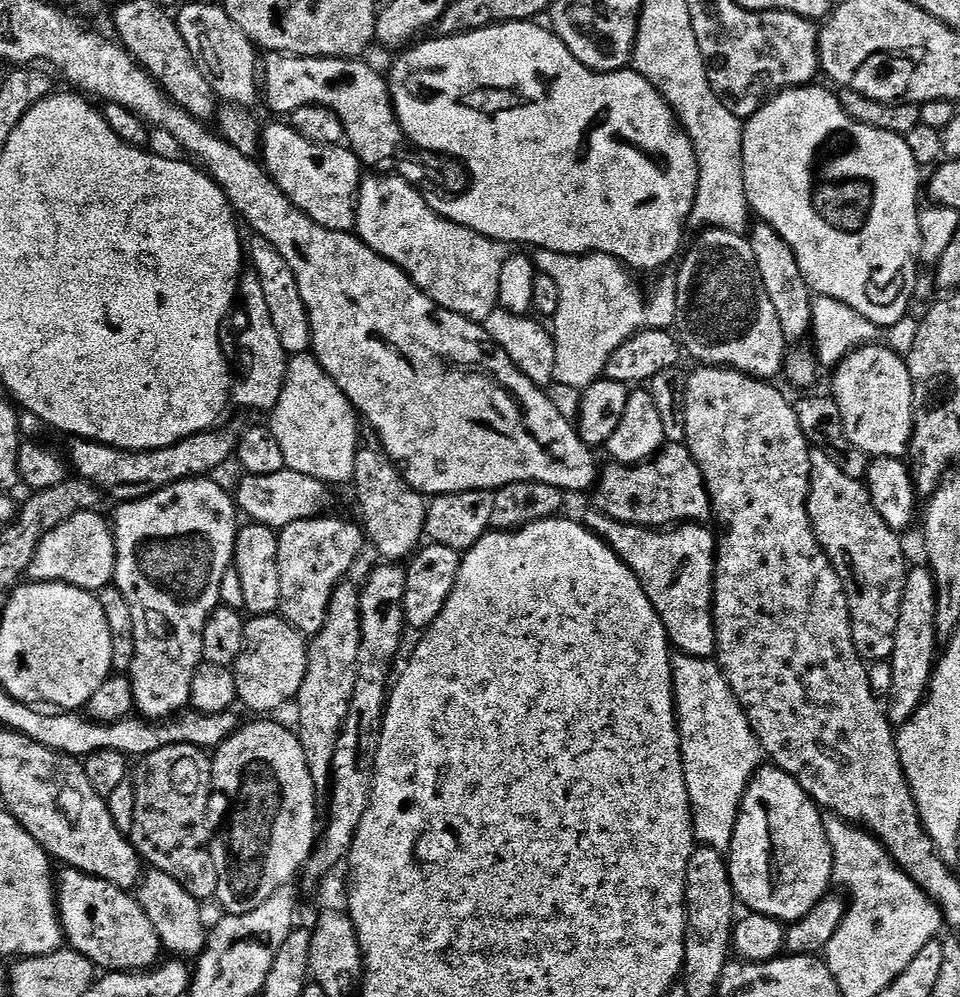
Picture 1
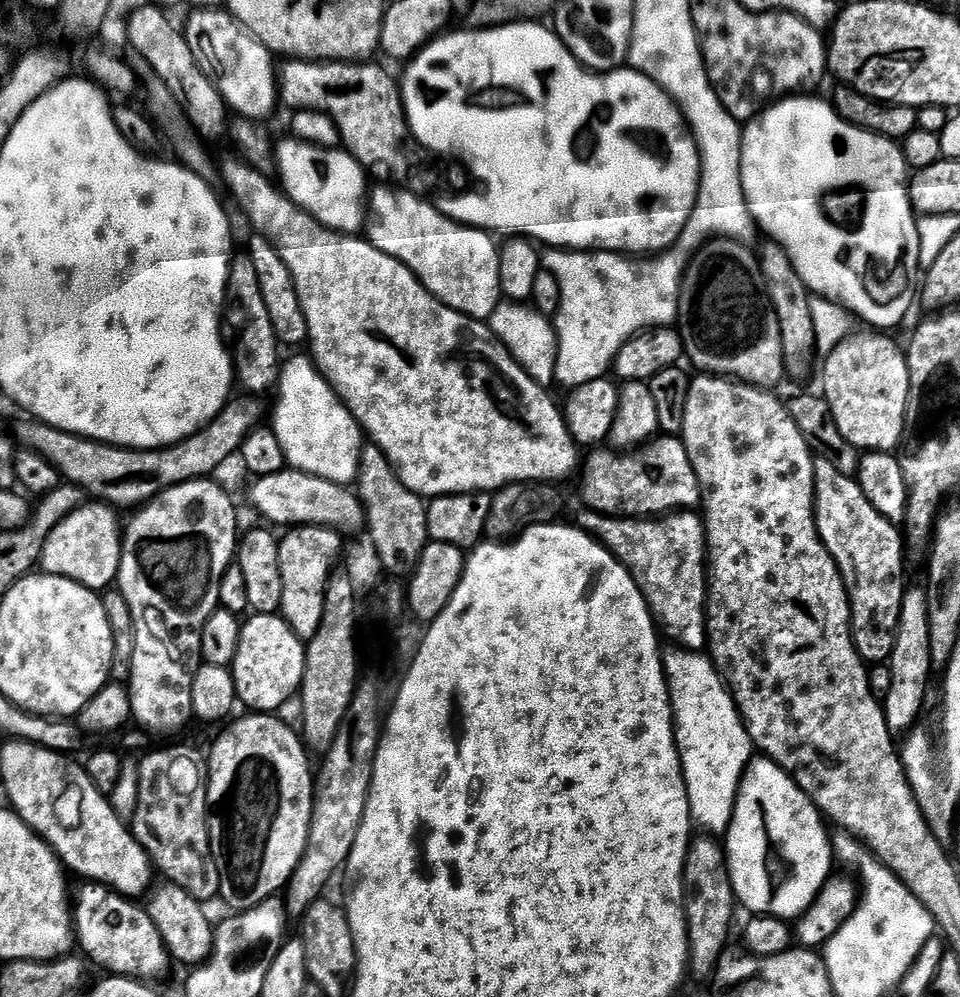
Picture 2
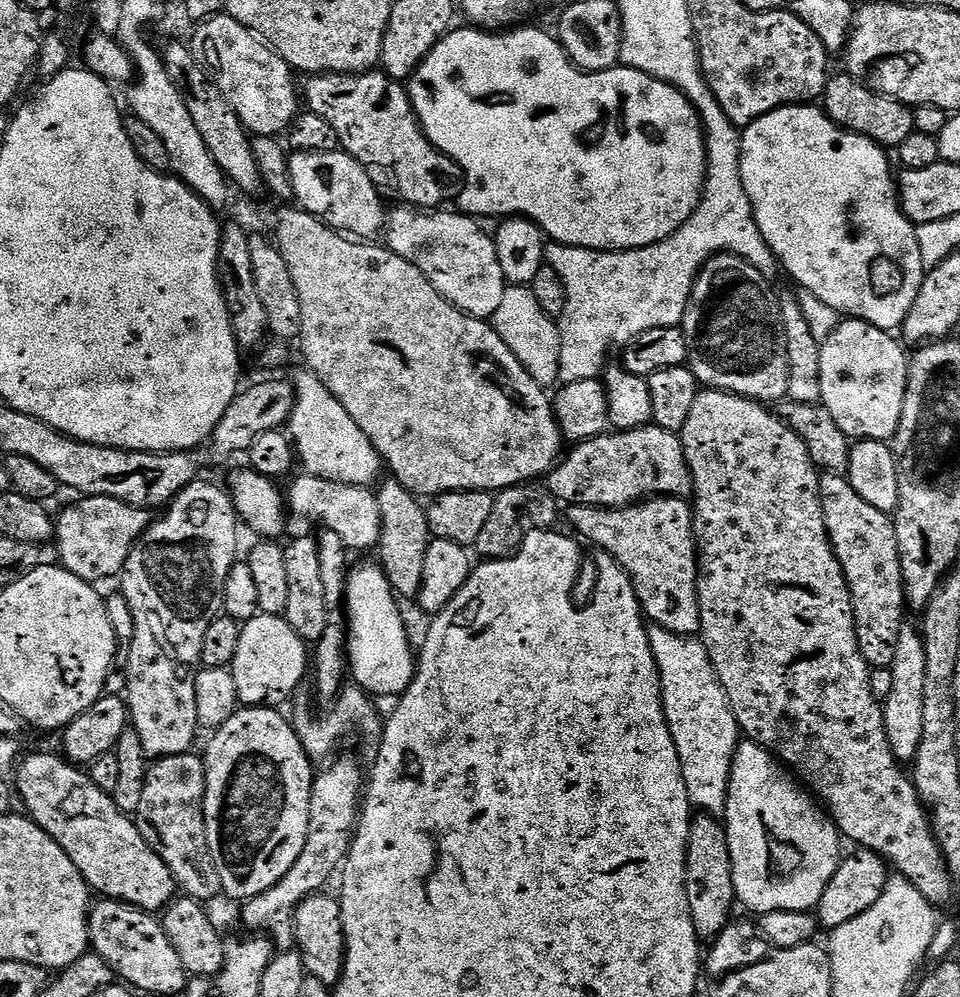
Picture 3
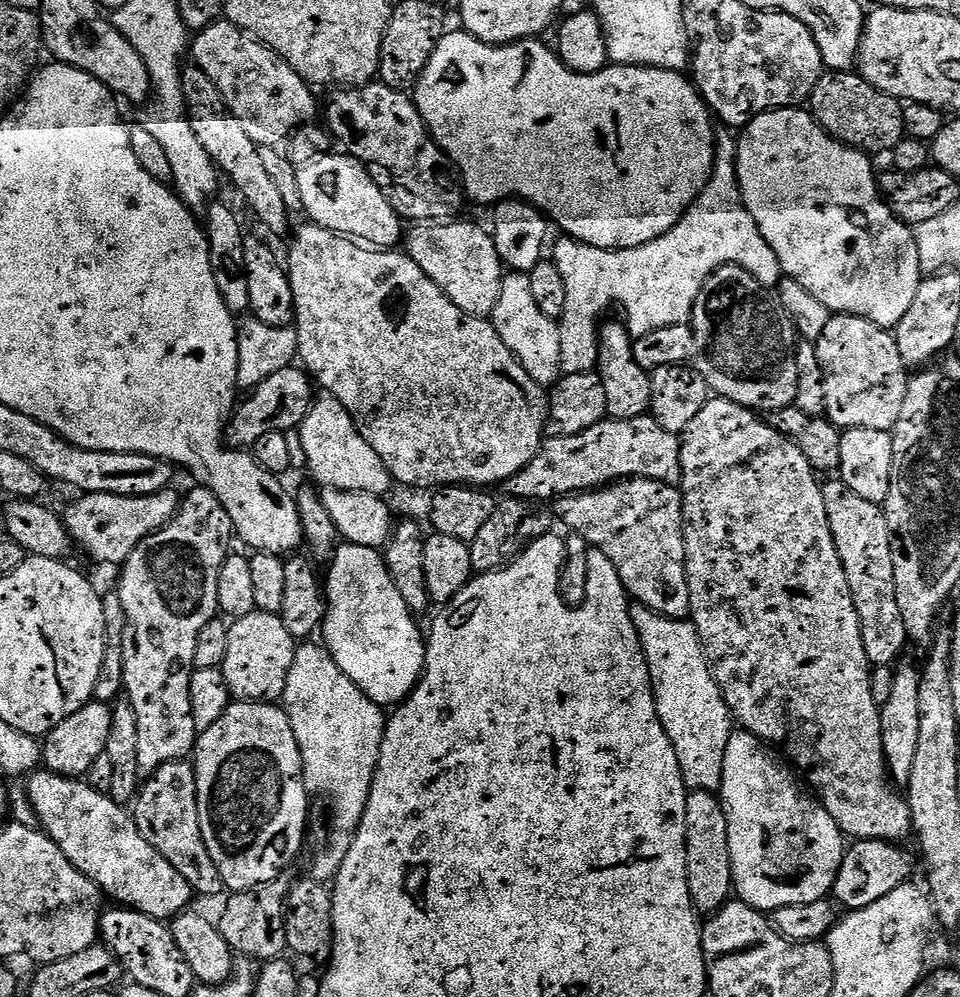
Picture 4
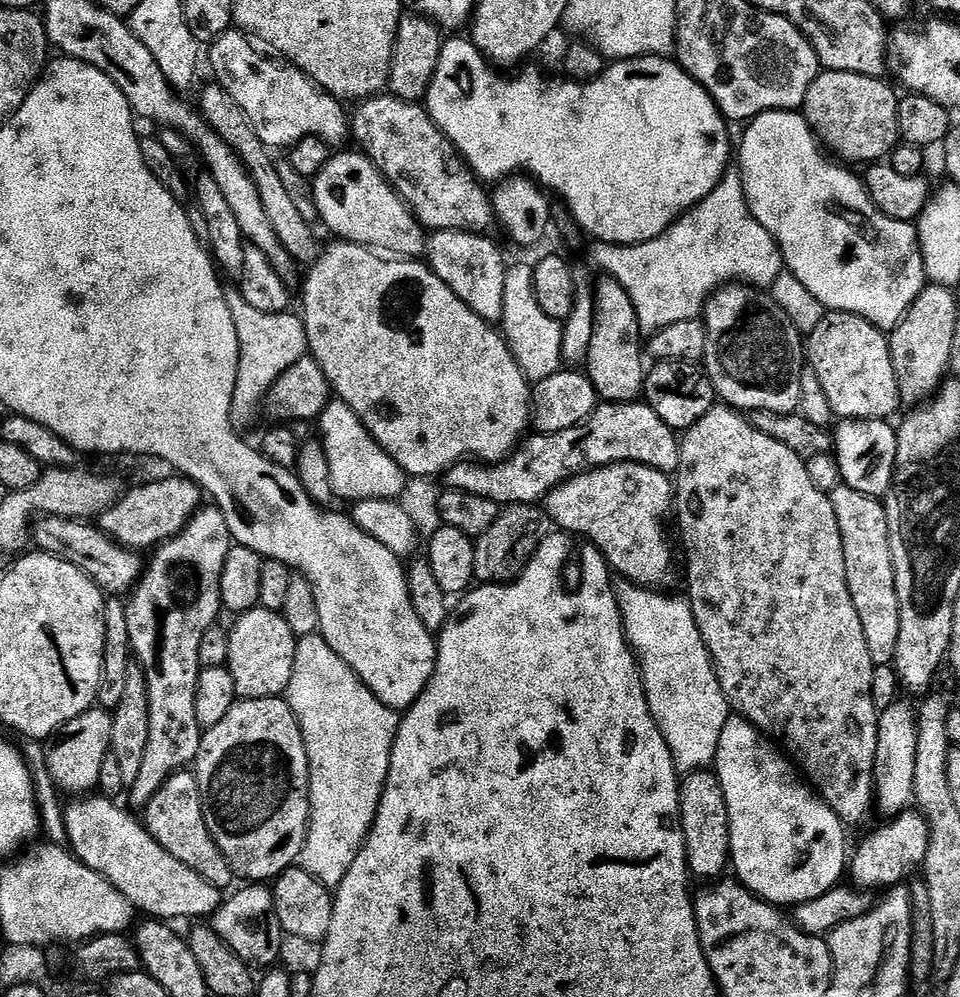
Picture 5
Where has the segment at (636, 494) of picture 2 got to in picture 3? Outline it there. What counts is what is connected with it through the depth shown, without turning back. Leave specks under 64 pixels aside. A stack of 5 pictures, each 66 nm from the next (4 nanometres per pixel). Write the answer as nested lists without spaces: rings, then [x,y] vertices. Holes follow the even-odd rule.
[[[655,422],[628,431],[609,430],[589,440],[573,443],[546,477],[546,487],[557,501],[568,506],[588,504],[591,508],[629,508],[653,496],[691,497],[692,475],[686,462],[684,444],[677,433],[660,428]]]

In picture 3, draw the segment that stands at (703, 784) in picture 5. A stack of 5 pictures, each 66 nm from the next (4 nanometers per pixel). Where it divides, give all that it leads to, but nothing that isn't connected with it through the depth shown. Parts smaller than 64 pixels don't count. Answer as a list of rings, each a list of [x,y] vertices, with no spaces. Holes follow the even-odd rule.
[[[693,815],[688,835],[684,889],[696,935],[704,942],[715,940],[717,934],[733,919],[732,904],[737,903],[736,887],[732,877],[730,846],[728,845],[728,829],[715,815]]]

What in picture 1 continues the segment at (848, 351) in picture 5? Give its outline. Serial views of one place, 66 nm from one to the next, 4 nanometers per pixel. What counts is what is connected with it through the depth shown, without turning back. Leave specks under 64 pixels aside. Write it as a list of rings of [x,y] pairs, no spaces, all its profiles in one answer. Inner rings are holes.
[[[883,343],[866,344],[855,348],[841,364],[836,365],[831,376],[830,395],[838,404],[846,438],[870,458],[907,457],[912,442],[914,406],[914,386],[907,359]]]

